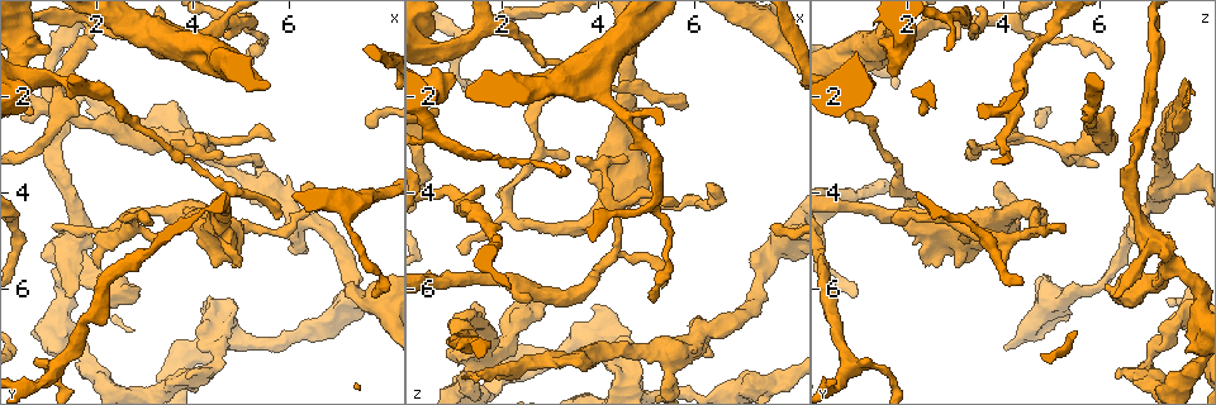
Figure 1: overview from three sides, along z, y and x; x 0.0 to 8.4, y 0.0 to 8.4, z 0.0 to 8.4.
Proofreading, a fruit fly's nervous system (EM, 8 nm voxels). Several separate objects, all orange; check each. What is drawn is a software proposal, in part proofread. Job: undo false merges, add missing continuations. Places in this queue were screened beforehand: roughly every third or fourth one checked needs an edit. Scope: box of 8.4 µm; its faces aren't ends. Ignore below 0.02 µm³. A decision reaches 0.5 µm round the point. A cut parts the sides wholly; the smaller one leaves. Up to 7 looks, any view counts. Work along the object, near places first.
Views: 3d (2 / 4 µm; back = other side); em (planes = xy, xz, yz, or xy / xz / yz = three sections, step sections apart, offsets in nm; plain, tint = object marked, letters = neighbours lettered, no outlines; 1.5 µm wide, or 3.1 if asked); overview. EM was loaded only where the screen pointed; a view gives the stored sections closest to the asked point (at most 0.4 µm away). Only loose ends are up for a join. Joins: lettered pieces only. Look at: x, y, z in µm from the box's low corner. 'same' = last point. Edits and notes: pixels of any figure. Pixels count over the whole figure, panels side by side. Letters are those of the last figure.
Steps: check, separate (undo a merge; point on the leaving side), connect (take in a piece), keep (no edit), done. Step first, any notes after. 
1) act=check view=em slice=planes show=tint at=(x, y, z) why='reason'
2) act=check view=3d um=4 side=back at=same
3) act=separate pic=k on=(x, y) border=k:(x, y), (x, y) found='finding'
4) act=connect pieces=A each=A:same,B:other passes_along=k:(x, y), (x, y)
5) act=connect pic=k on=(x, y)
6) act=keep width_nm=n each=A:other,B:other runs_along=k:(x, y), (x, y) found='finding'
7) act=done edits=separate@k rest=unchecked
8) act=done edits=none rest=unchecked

act=check view=em slice=planes show=letters at=(1.40, 6.15, 6.25) why='an open end'

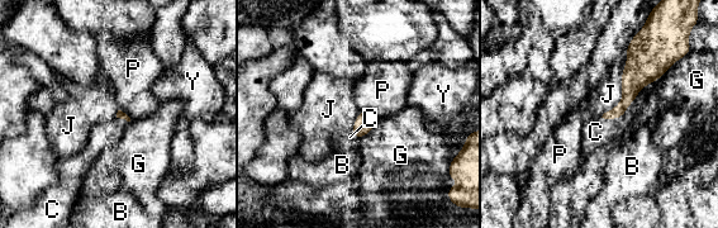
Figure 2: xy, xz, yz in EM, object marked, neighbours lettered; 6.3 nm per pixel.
act=connect pieces=C longest_contact=J:460nm each=B:other,C:same,G:other,J:other,P:other,Y:other found='it goes on there'

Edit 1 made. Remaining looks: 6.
act=check view=overview

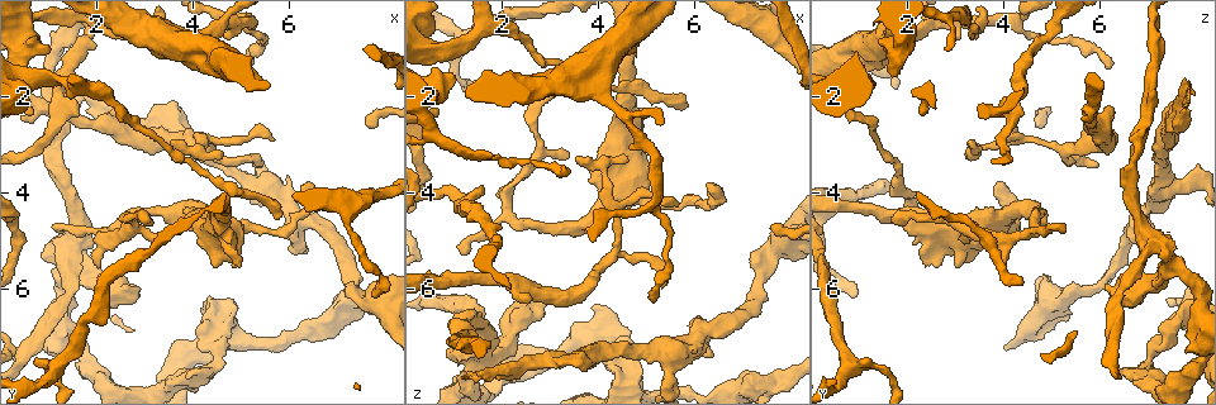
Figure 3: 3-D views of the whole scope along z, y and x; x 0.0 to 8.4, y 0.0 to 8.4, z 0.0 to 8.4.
act=check view=3d um=4 at=(6.25, 4.65, 6.80) why='abrupt turn'

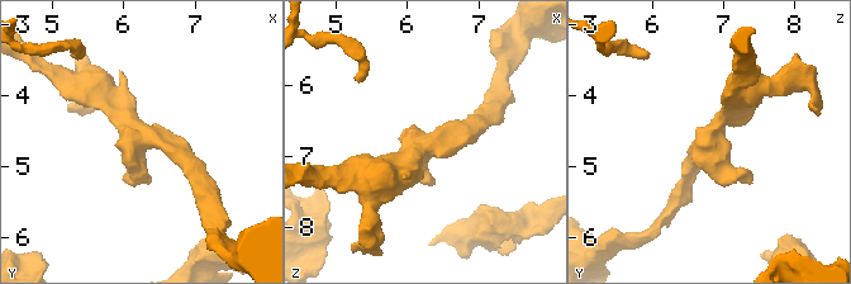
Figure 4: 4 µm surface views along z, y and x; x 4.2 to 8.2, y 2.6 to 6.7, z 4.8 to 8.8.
act=check view=em slice=planes show=letters at=(6.25, 4.60, 6.85) why='now the EM'

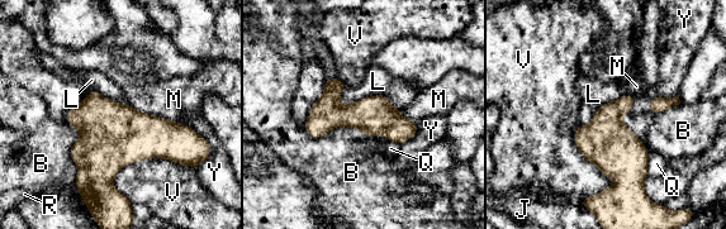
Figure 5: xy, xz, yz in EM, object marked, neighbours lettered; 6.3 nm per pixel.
act=keep each=B:other,J:other,L:other,M:other,Q:other,R:other,V:other,Y:other runs_along=5:(413, 124), (324, 117), (308, 127) found='one neuron here'

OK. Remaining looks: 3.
act=check view=em slice=planes show=letters at=(4.65, 0.75, 3.10) why='free end'

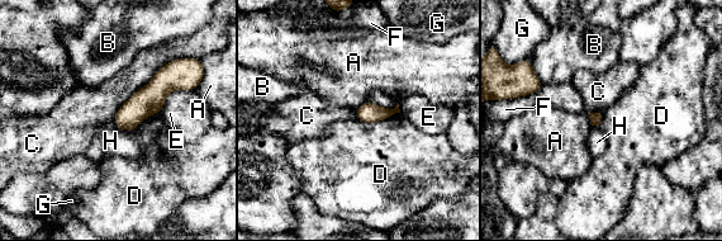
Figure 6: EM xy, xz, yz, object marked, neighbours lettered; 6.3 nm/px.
act=keep each=A:other,B:other,C:other,D:other,E:other,F:other,G:other,H:other runs_along=6:(180, 80), (166, 80), (117, 119) found='none of them fits'

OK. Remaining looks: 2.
act=done edits=connect@2 rest=unchecked

